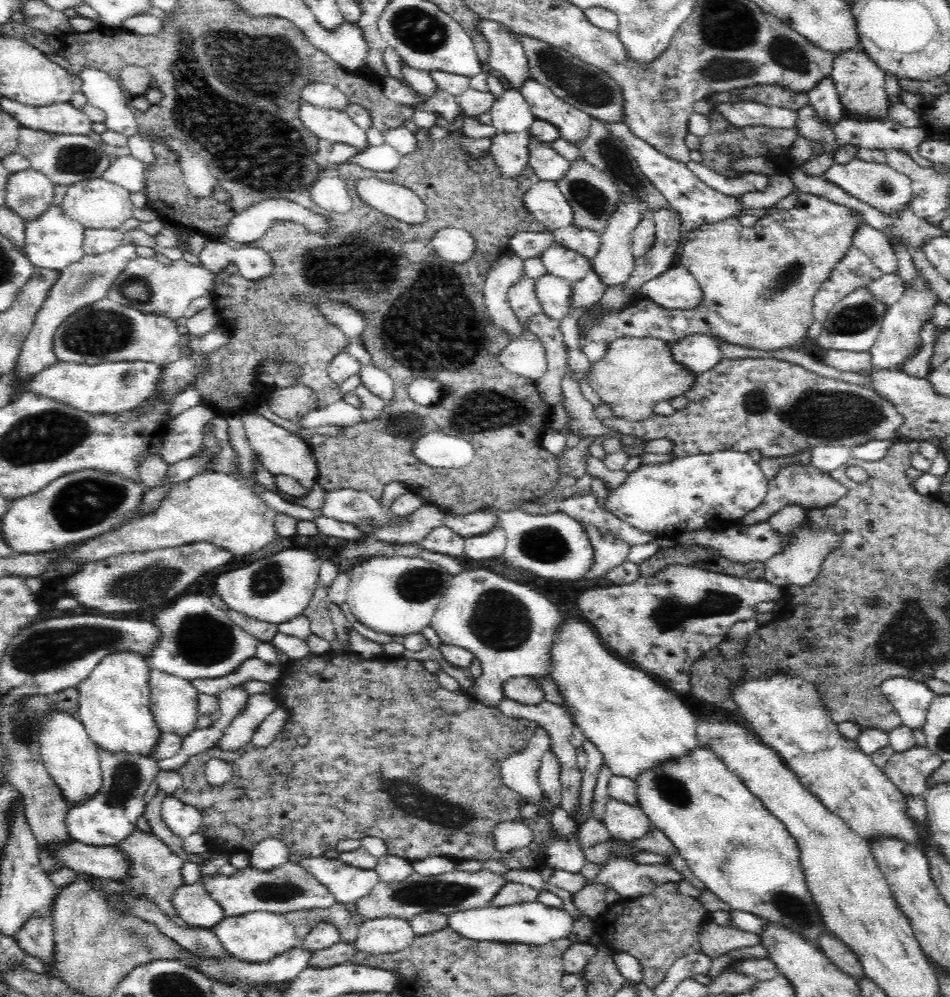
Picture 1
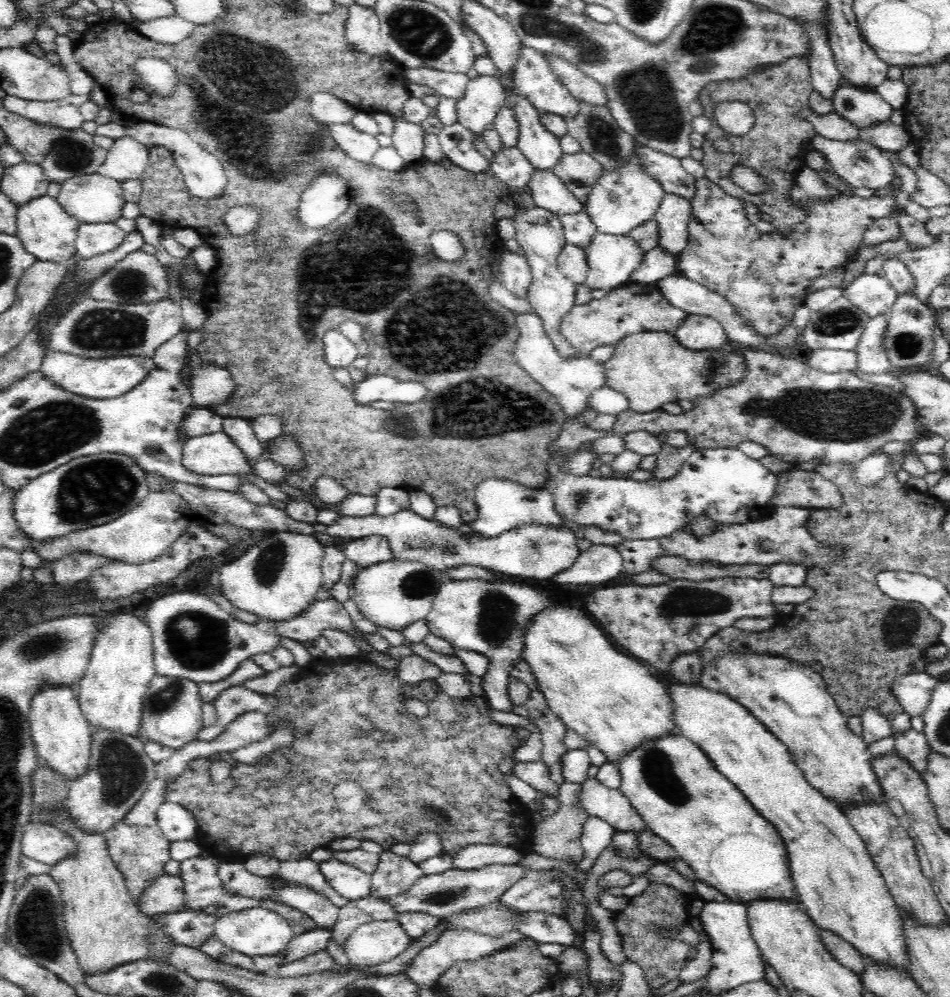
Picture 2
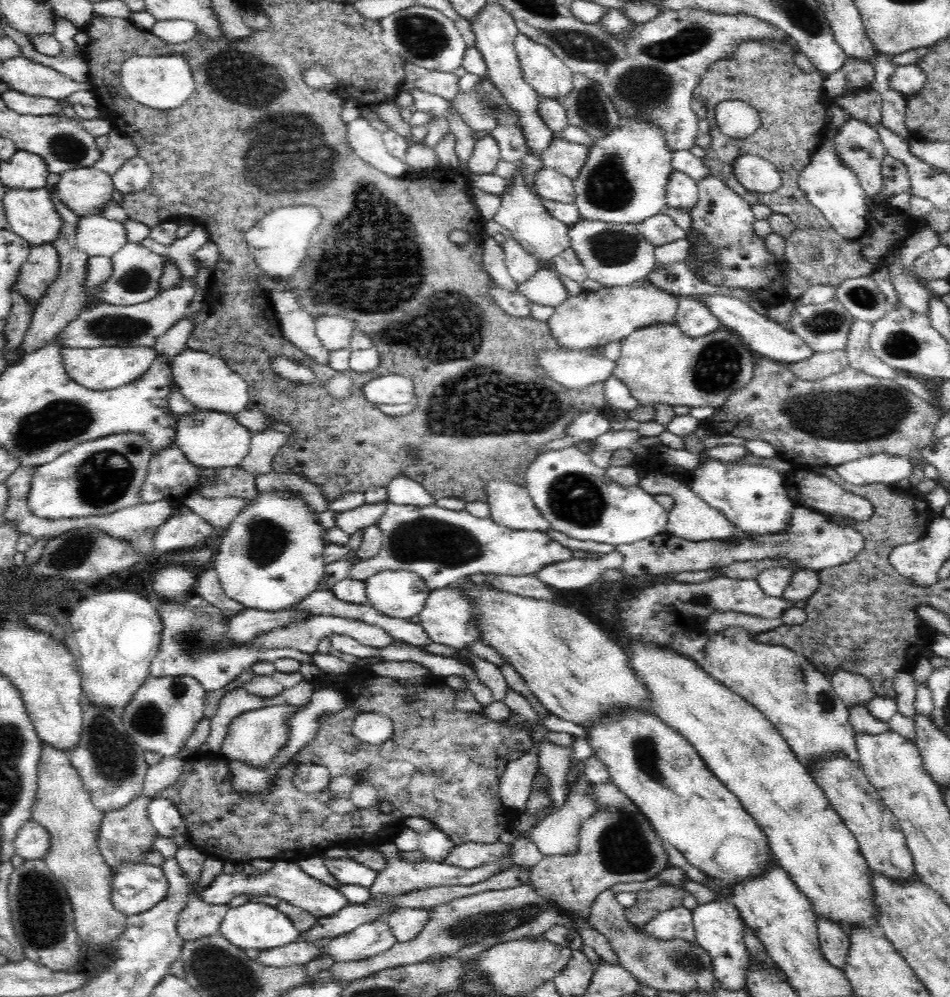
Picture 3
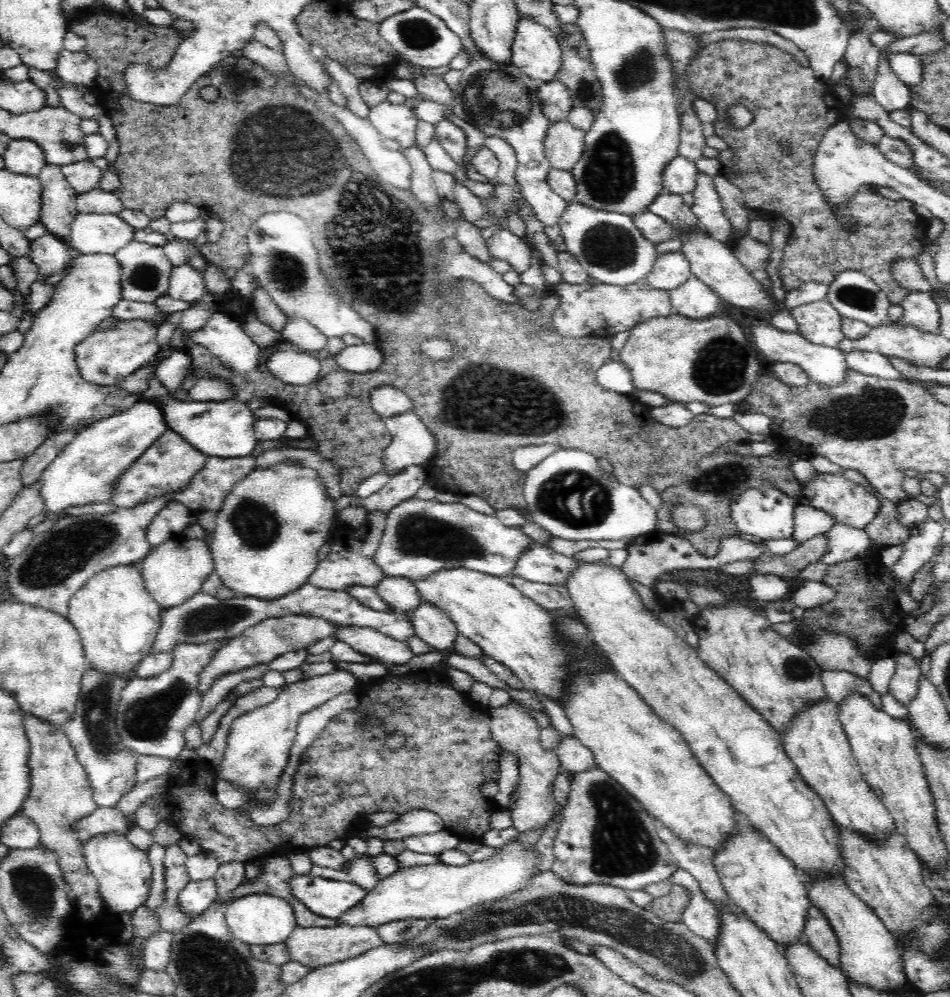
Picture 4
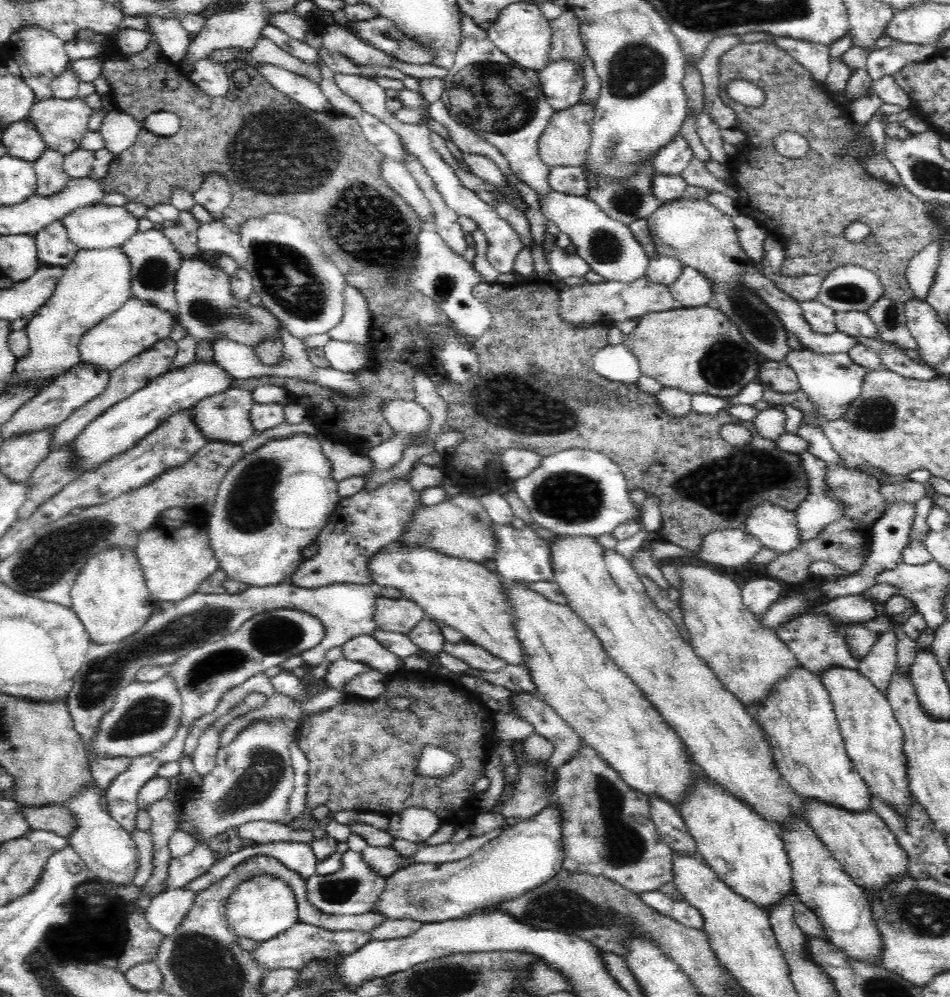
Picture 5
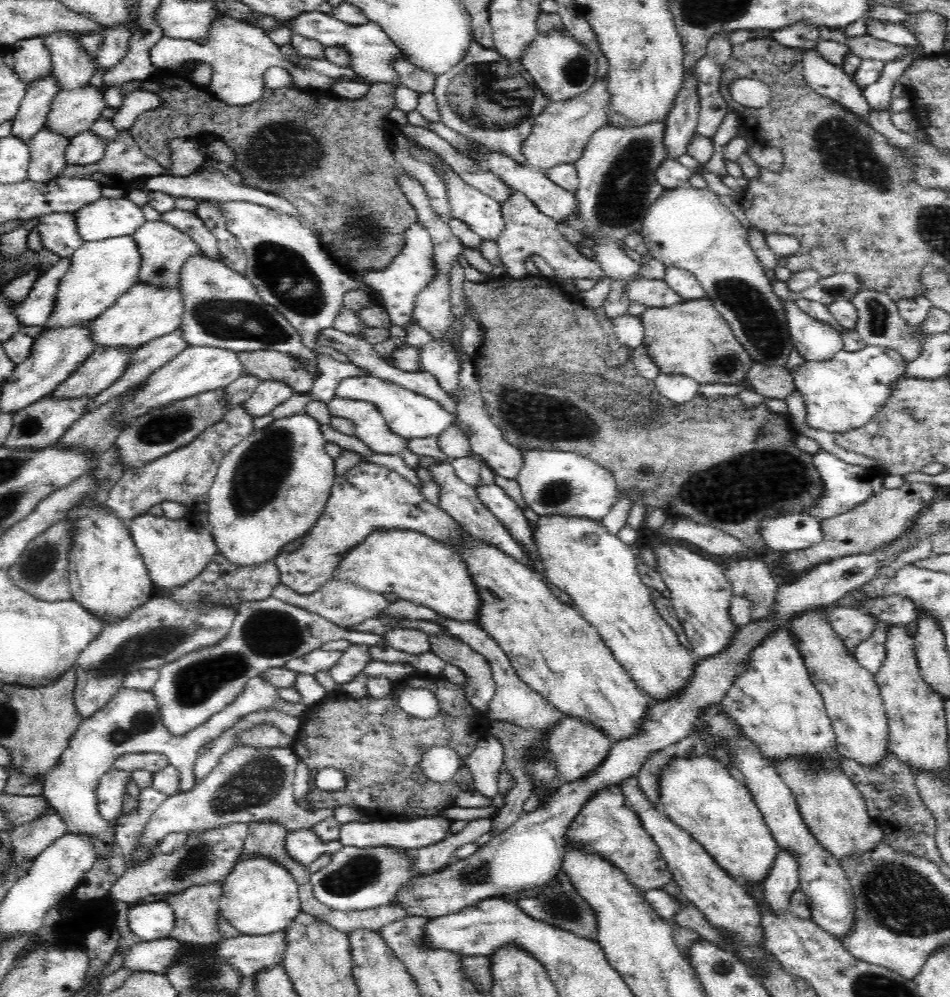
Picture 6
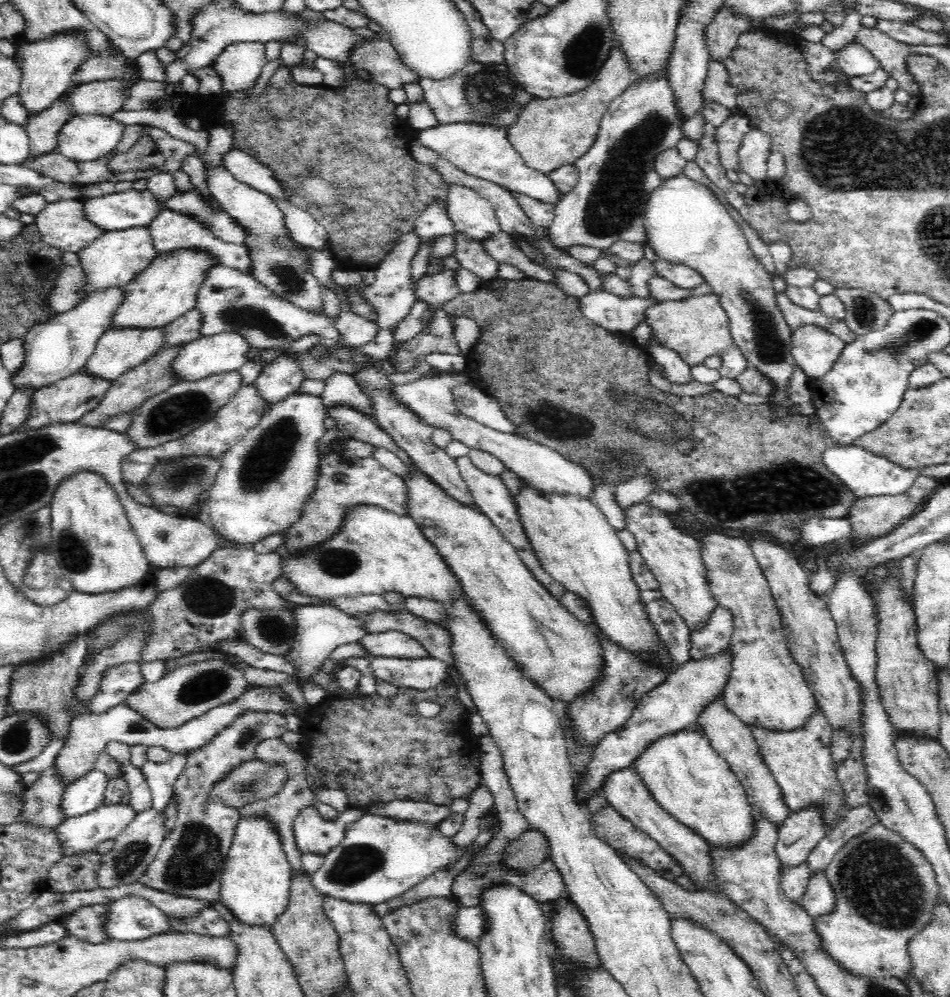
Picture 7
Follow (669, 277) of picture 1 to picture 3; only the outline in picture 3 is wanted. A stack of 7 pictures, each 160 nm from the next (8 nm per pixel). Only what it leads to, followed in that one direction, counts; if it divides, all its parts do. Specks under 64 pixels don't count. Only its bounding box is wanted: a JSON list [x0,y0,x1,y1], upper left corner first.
[698,294,814,363]

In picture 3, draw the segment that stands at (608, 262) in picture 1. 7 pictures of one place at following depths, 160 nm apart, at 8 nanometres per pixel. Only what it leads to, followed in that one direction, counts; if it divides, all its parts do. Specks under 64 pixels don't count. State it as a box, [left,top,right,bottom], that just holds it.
[573,118,674,224]

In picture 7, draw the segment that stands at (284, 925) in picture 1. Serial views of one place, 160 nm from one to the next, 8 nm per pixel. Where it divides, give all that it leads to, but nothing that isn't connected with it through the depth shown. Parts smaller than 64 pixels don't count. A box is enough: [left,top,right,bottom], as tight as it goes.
[218,818,293,925]

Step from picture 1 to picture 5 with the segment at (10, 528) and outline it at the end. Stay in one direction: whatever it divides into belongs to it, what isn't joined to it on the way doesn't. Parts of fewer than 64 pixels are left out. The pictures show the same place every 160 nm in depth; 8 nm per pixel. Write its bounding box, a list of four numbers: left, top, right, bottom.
[70,362,231,477]

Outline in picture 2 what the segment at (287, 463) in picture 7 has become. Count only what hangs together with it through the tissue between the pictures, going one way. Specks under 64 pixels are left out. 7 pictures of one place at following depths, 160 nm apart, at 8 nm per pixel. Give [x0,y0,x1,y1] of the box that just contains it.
[220,532,324,621]

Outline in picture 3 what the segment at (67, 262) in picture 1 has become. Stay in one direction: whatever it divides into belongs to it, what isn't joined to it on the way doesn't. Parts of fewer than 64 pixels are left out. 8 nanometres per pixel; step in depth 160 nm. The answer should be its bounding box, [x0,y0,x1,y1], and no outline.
[4,187,66,246]

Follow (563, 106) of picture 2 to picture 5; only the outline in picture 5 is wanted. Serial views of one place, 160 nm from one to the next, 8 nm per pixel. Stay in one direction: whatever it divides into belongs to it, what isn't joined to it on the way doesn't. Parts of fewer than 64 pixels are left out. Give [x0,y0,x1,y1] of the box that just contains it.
[487,2,552,72]

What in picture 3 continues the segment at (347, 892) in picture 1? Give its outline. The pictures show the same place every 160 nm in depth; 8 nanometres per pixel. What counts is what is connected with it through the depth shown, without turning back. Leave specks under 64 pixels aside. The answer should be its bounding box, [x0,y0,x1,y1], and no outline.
[322,856,378,888]

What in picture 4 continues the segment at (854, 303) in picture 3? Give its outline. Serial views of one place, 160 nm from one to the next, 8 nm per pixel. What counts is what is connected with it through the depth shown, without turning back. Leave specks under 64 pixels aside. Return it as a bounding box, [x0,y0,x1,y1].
[827,271,891,327]

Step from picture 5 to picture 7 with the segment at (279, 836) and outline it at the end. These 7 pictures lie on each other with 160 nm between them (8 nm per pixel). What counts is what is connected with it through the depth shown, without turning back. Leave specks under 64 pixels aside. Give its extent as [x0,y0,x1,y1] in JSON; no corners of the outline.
[137,711,288,902]

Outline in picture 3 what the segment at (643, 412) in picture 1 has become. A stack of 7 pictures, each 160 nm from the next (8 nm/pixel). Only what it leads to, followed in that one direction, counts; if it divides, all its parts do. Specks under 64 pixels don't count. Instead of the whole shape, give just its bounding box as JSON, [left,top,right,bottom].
[613,323,754,409]

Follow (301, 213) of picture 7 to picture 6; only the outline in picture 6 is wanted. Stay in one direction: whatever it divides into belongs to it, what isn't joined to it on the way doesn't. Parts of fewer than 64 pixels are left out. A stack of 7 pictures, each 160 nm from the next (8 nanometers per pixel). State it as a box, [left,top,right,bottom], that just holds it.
[146,172,300,220]

